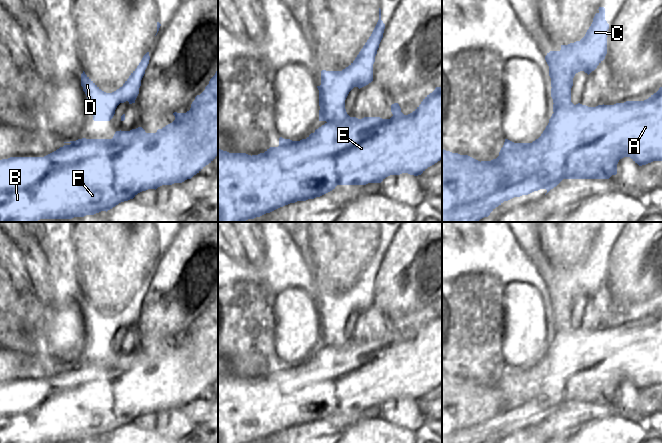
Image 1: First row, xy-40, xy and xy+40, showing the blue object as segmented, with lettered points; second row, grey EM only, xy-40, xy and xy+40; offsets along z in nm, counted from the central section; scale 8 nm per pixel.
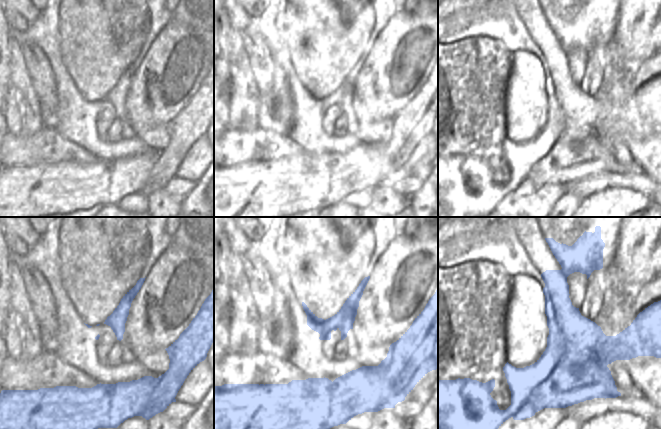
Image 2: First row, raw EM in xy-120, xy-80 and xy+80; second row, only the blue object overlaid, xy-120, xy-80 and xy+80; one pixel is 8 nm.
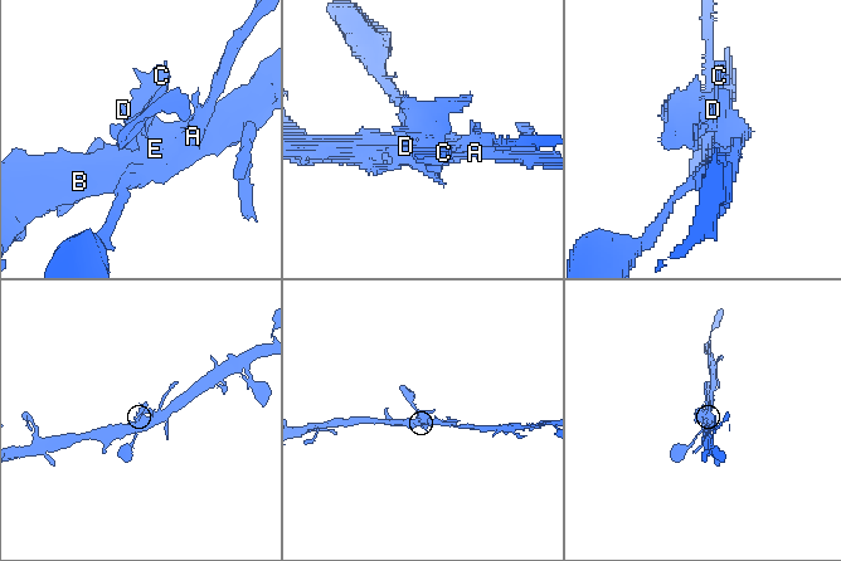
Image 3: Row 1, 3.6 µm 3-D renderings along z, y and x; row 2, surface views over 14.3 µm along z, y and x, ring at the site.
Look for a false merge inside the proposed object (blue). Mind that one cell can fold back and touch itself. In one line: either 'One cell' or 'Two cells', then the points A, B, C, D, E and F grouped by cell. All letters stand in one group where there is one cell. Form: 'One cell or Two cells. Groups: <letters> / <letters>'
One cell. Groups: A B C D E F.

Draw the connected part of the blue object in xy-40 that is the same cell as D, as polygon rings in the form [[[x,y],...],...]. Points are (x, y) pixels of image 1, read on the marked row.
[[[147,52],[123,86],[112,93],[102,91],[83,71],[81,86],[87,96],[87,106],[93,112],[94,121],[110,121],[120,103],[126,101],[129,104],[135,103],[149,60],[150,56]]]

